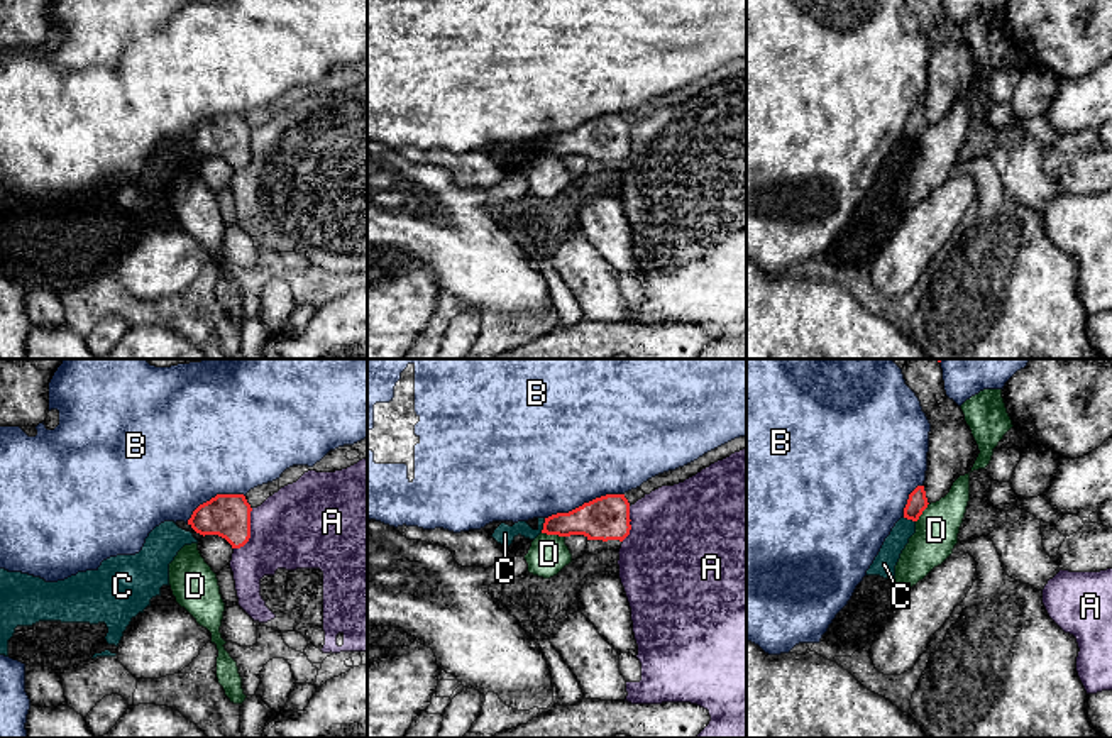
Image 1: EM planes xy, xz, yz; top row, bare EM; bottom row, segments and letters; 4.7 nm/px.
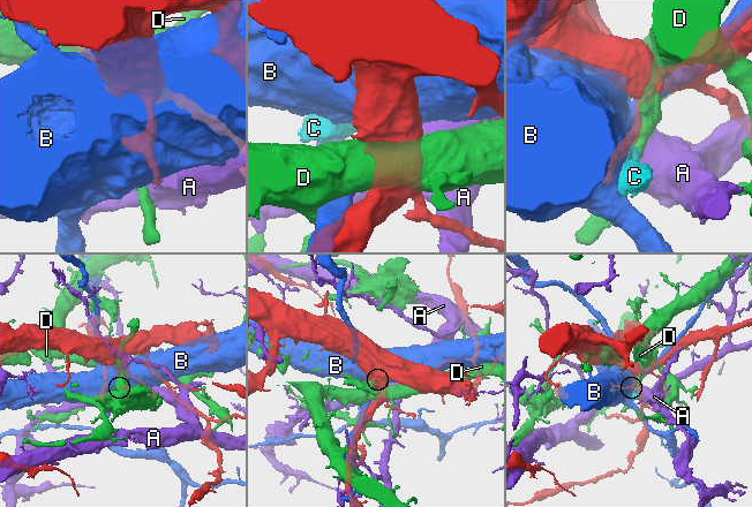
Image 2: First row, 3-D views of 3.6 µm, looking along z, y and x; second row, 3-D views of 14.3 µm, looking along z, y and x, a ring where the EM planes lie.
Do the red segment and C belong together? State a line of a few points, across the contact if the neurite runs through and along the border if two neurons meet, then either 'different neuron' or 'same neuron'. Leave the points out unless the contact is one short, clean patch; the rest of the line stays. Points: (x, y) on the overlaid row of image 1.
xz (545, 518), (540, 532) | different neuron

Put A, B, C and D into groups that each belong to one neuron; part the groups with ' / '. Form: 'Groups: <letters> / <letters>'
Groups: A / B / C / D

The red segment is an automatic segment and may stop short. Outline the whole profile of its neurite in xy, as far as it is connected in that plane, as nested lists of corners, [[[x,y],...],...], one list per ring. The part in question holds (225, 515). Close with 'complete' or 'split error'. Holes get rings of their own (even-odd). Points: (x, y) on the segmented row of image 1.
[[[217,494],[193,511],[188,525],[203,537],[218,535],[240,548],[250,538],[250,511],[244,494]]] | complete

